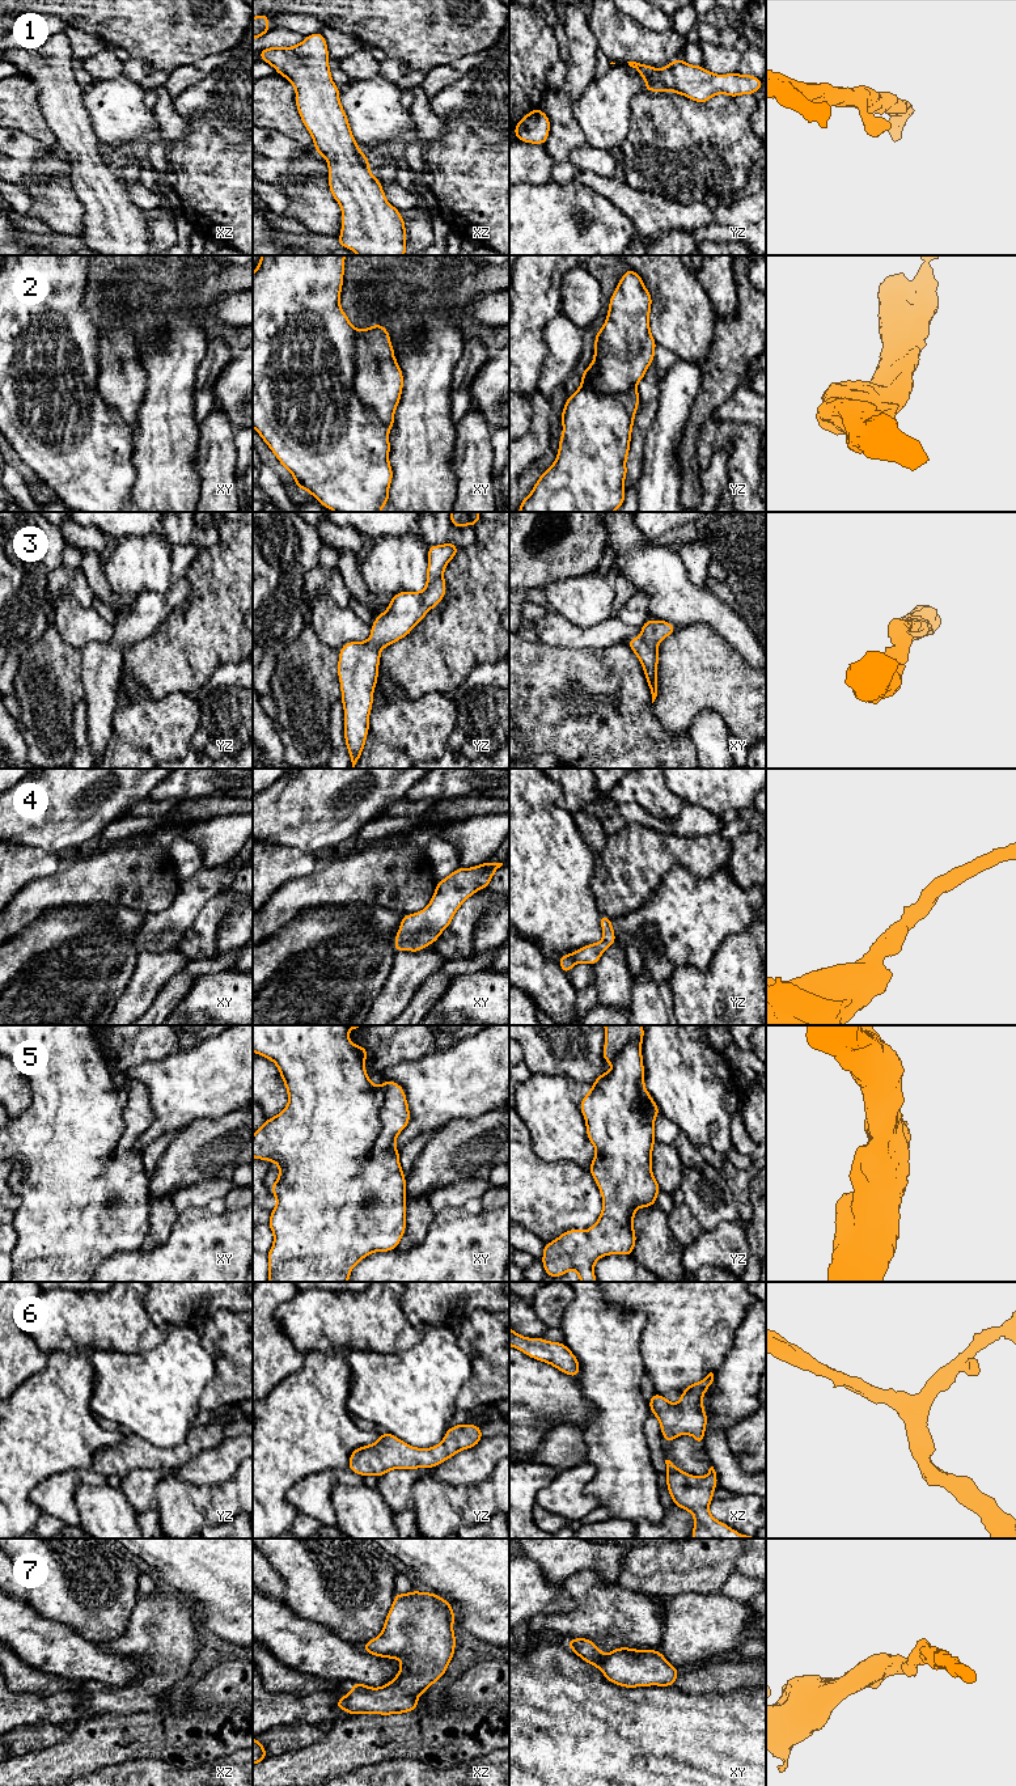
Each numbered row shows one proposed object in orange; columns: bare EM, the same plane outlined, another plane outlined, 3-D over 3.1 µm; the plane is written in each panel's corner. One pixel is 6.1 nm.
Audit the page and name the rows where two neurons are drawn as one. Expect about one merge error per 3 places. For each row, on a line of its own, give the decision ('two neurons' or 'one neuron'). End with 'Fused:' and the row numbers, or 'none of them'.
1: one neuron
2: one neuron
3: one neuron
4: one neuron
5: one neuron
6: one neuron
7: one neuron
Fused: none of them

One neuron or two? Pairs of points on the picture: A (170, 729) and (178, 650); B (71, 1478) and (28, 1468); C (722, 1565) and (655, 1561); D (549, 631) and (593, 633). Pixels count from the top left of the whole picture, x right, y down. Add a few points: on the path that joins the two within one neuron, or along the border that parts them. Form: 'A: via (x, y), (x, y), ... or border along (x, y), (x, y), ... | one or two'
A: border along (144, 690), (152, 698), (186, 693) | two
B: border along (83, 1468), (55, 1472), (41, 1481), (29, 1494) | two
C: via (705, 1564), (672, 1564) | one
D: via (559, 633), (583, 634) | one

